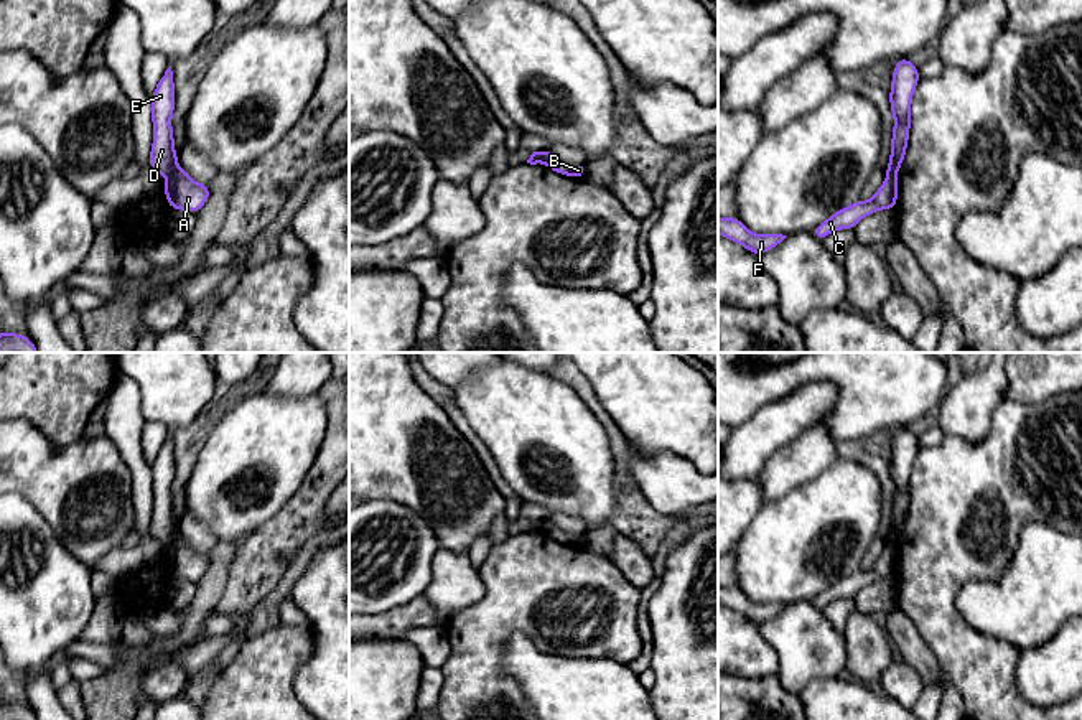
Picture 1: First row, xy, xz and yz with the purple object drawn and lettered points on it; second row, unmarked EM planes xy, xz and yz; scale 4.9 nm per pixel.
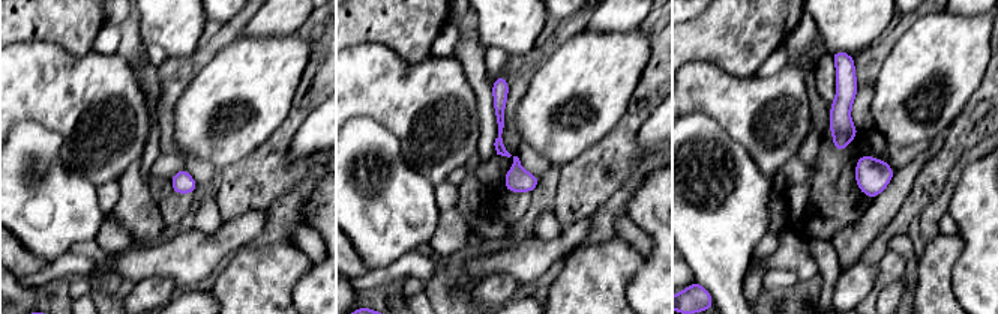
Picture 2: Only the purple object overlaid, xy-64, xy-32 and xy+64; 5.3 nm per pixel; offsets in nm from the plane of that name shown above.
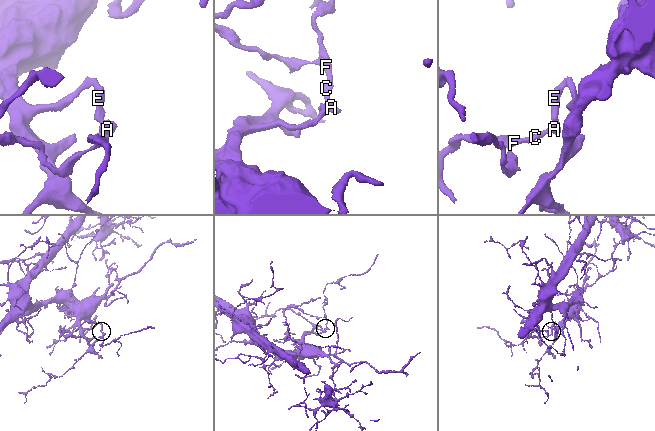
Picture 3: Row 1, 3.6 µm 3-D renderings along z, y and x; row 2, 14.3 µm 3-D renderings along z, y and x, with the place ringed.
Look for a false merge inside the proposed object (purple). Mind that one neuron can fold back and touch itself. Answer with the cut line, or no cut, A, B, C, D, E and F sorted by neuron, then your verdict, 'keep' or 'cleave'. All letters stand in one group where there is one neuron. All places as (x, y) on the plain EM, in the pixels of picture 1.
cut in xy along (178, 536), (168, 549); A B C F / D E; cleave

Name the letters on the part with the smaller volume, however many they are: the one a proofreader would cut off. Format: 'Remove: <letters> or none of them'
Remove: A, B, C, F

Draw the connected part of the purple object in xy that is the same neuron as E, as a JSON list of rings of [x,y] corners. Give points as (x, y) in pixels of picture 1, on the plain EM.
[[[170,435],[152,465],[153,514],[148,529],[148,535],[161,542],[166,549],[170,549],[178,537],[178,524],[175,522],[175,506],[171,498],[173,483],[175,450]]]

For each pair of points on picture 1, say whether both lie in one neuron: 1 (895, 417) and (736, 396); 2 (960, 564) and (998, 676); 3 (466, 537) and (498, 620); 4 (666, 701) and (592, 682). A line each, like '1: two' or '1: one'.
1: one
2: one
3: two
4: two

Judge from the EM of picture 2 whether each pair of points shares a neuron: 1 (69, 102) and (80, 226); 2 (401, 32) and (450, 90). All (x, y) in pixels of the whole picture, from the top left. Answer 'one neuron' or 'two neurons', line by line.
1: two neurons
2: two neurons

